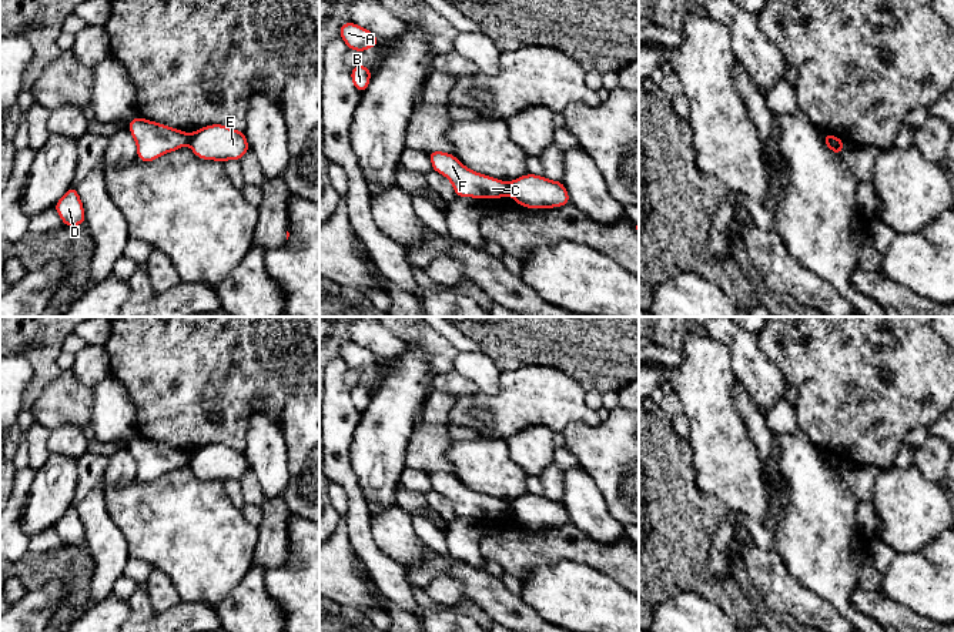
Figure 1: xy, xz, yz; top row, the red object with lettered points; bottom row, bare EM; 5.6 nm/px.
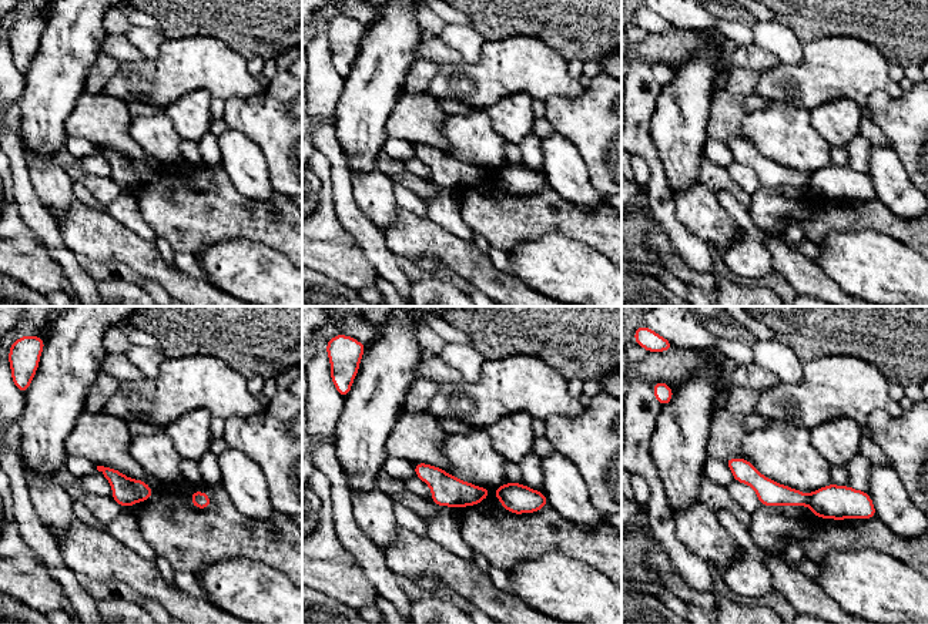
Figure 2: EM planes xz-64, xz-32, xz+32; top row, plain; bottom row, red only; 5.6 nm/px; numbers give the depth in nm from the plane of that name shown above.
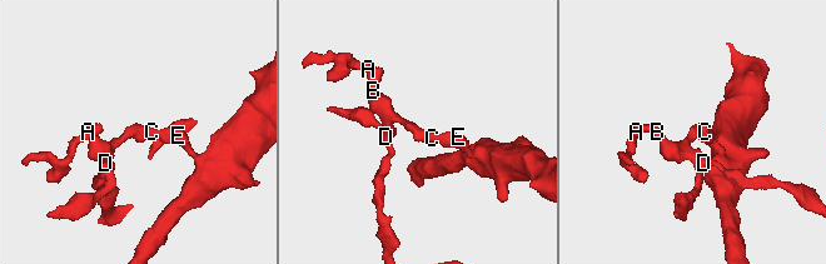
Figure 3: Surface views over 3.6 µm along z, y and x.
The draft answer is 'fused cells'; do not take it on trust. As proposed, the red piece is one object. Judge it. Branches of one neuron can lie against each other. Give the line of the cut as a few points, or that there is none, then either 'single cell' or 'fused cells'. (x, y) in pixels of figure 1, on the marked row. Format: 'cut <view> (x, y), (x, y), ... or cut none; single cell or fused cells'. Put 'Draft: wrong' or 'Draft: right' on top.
Draft: right
cut xz (509, 183), (506, 193); fused cells

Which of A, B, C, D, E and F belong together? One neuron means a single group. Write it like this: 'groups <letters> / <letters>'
groups A B C D F / E

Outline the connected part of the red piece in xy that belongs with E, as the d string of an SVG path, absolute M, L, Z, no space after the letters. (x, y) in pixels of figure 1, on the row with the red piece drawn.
M211 124L190 134L188 146L201 160L240 161L250 150L244 131Z

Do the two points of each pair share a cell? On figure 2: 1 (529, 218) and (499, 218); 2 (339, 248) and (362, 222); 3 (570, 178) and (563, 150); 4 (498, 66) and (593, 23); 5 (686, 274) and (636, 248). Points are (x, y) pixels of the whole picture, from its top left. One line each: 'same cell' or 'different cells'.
1: same cell
2: different cells
3: same cell
4: different cells
5: different cells

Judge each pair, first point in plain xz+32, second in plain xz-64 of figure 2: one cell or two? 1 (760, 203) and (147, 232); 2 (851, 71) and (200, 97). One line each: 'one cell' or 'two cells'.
1: one cell
2: two cells

